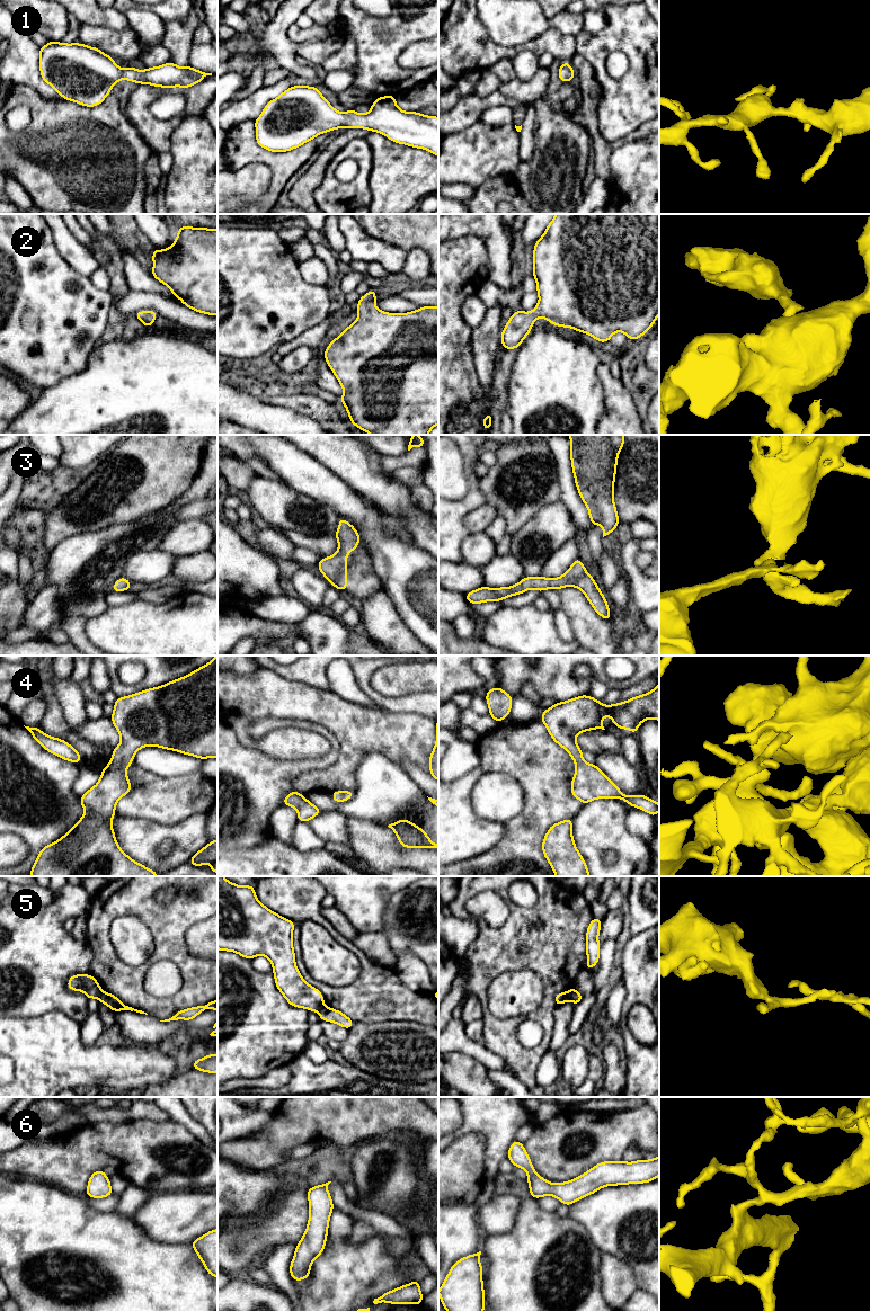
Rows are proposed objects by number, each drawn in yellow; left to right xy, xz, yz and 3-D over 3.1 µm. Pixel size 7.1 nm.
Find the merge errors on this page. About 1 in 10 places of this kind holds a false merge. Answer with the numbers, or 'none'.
5

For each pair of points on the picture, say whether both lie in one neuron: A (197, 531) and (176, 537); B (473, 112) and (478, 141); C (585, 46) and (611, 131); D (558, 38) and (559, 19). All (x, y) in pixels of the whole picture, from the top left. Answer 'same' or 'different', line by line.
A: same
B: different
C: same
D: different

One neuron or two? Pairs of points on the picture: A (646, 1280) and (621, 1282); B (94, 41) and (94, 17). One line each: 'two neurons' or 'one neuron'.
A: two neurons
B: two neurons

